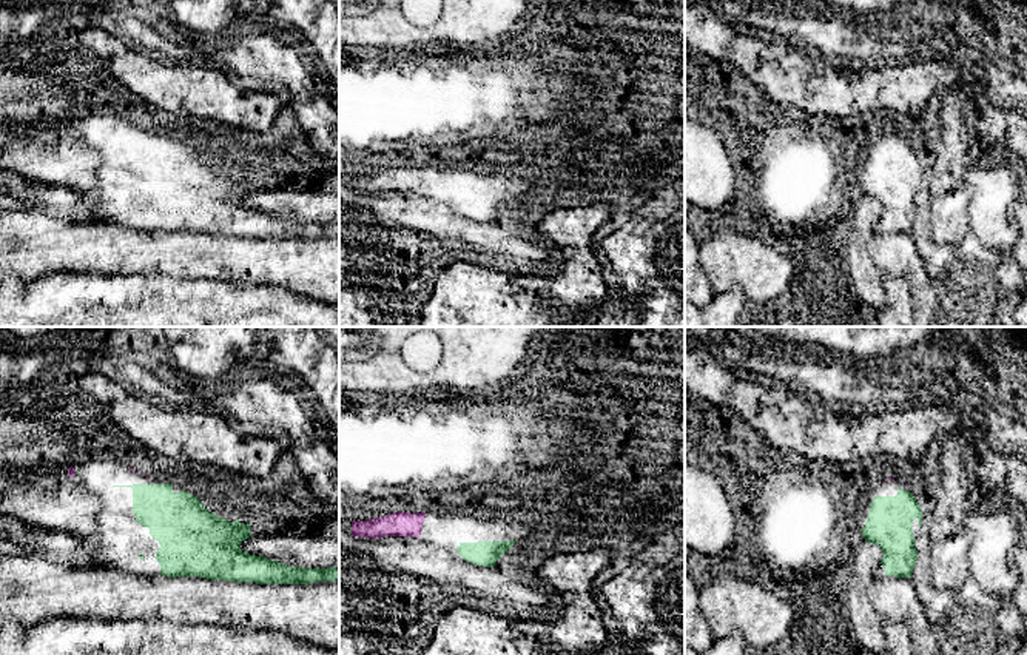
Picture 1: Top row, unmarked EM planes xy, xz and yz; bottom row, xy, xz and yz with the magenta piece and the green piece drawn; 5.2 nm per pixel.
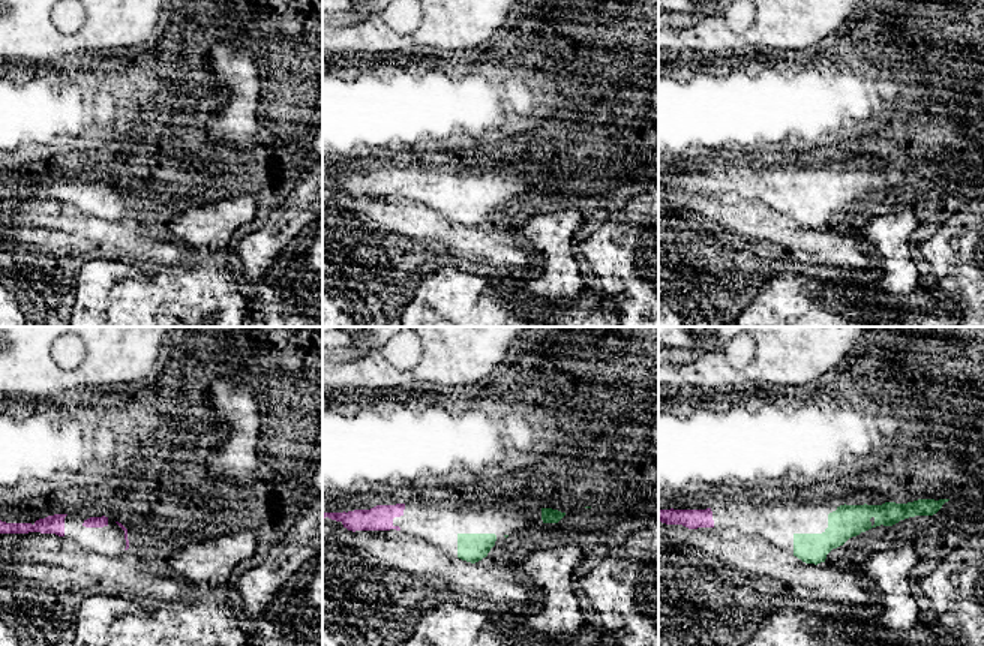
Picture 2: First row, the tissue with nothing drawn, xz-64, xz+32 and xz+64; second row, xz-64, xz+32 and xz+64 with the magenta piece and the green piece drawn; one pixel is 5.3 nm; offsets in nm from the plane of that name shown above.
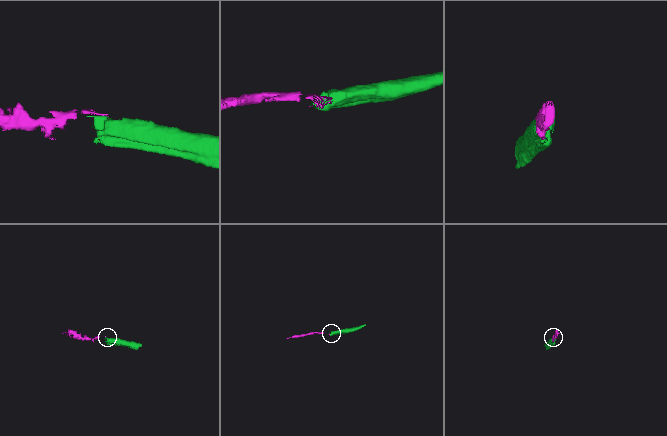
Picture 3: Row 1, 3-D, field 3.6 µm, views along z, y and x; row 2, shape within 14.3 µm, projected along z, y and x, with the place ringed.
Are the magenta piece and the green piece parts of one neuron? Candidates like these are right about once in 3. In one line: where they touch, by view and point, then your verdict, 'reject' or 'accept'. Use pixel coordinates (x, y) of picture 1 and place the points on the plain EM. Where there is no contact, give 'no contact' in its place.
no contact; accept

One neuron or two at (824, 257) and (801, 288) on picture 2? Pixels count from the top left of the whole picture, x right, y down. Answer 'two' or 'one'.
two

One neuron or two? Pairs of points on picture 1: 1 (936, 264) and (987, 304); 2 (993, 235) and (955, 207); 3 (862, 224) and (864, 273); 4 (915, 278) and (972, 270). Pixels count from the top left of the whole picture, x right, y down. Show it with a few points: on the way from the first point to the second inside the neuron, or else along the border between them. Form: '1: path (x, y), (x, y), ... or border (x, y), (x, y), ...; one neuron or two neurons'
1: border (918, 248), (924, 268), (930, 275), (944, 273); two neurons
2: border (964, 181), (970, 187), (970, 231); two neurons
3: path (861, 236), (859, 261); one neuron
4: path (929, 284), (958, 284); one neuron

